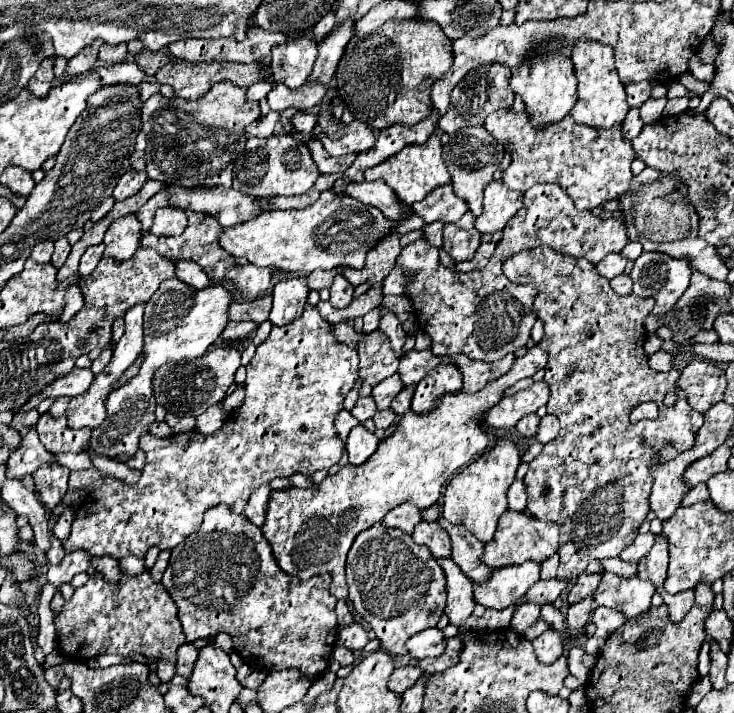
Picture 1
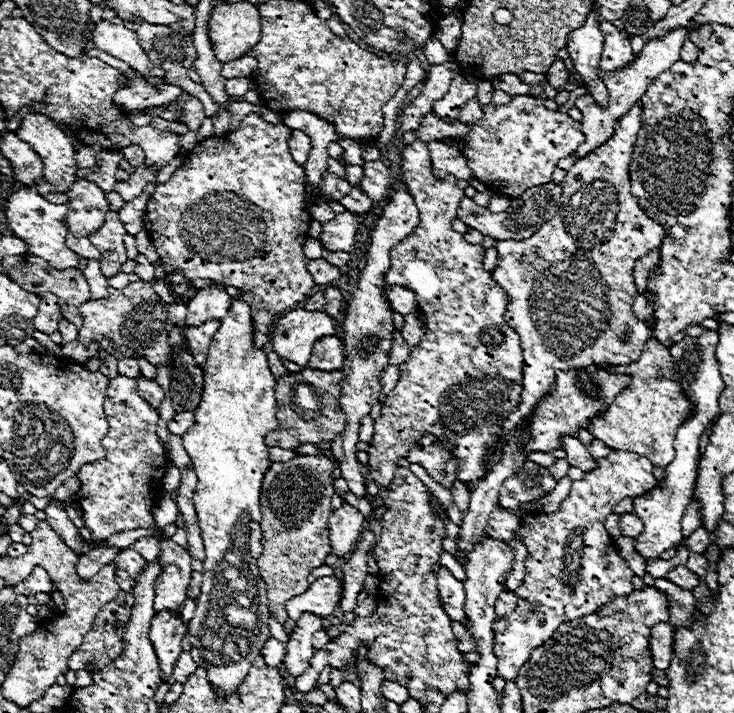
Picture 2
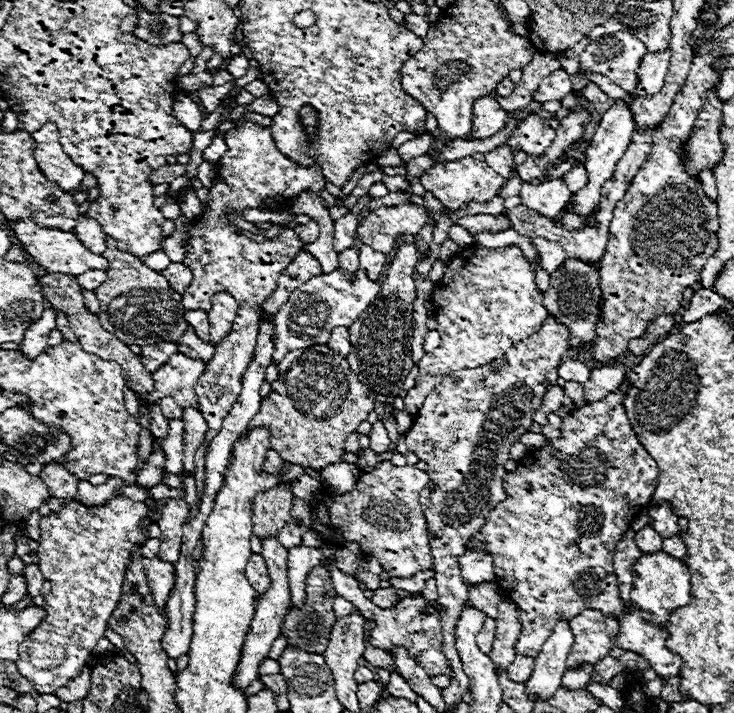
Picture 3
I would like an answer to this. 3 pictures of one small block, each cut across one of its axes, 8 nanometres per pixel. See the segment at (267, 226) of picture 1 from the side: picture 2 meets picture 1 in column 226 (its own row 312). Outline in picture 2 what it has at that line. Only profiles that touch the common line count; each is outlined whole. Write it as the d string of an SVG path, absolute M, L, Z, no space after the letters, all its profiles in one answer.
M234 302L228 314L220 320L220 328L210 344L208 360L204 364L204 392L202 402L194 410L196 424L182 436L184 450L188 452L192 466L198 476L198 488L194 494L194 508L198 512L198 522L202 528L202 540L206 550L204 560L204 582L202 592L196 602L194 618L188 626L188 636L192 642L190 656L202 668L208 668L208 680L214 684L220 696L228 696L242 684L252 662L260 654L264 642L270 638L268 628L268 600L264 580L256 566L256 554L260 556L260 486L264 472L270 468L268 448L264 446L264 436L278 428L276 418L276 398L274 386L276 376L270 372L268 358L264 350L254 346L254 324L252 310L246 302Z

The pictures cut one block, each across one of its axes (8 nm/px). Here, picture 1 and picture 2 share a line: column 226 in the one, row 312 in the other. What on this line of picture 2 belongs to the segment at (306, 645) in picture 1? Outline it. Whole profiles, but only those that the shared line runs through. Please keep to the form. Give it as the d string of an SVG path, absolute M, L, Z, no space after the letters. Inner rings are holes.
M640 102L620 118L618 128L608 140L590 152L588 156L580 158L564 178L564 196L560 204L560 212L548 220L532 238L528 240L502 240L496 242L498 262L492 270L494 282L508 294L510 306L506 312L506 322L518 332L522 354L524 354L524 392L518 410L508 416L504 422L504 434L510 434L526 416L530 416L532 408L538 404L540 398L548 396L550 384L556 380L558 370L582 368L590 364L632 364L640 360L642 348L650 338L648 324L634 316L632 304L638 296L634 286L632 268L638 258L646 252L660 246L662 238L666 236L664 228L650 220L644 210L638 206L638 200L630 192L630 178L628 166L632 156L632 146L636 134L642 126L640 120L642 108ZM628 336L628 342L622 338Z

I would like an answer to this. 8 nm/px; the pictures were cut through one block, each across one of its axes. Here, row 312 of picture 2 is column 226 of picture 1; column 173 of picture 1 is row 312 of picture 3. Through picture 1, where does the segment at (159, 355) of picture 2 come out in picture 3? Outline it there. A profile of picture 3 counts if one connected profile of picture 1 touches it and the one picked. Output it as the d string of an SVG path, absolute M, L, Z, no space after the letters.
M110 236L102 256L108 256L110 268L106 270L106 282L94 290L96 298L100 300L100 324L128 346L146 346L156 340L178 342L178 338L188 330L188 322L184 320L186 308L182 306L182 296L168 284L168 280L150 270L138 256L118 250L116 240Z

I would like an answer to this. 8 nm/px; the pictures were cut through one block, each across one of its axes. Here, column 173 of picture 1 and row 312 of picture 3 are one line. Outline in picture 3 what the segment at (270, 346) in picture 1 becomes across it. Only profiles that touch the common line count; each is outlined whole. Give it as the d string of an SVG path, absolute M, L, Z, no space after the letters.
M466 246L444 268L444 278L434 284L432 308L438 318L440 346L418 362L416 386L408 390L404 406L416 414L426 394L450 372L476 368L500 358L508 348L532 336L548 316L544 296L534 284L538 262L530 262L518 246L482 248Z

